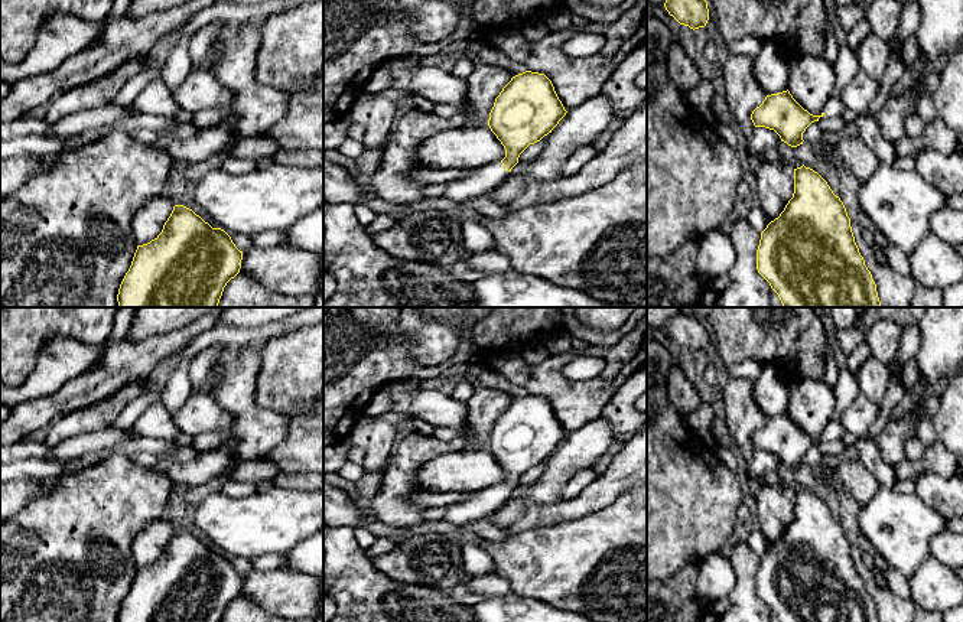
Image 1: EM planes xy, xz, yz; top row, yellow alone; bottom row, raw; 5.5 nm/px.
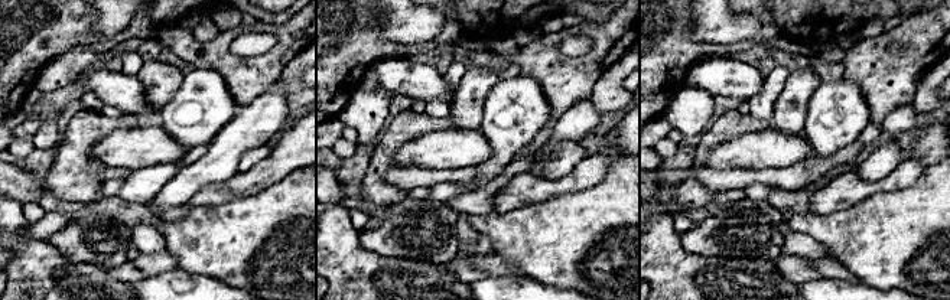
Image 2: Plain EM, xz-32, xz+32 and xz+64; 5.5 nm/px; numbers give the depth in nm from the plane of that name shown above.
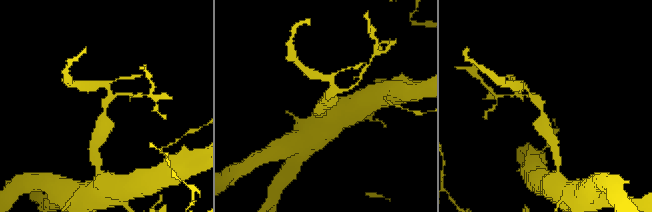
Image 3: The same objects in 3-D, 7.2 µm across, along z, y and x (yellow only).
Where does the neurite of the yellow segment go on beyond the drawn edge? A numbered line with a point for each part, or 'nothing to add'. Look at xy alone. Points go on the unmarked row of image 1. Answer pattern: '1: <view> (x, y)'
nothing to add

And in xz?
1: xz (480, 504)

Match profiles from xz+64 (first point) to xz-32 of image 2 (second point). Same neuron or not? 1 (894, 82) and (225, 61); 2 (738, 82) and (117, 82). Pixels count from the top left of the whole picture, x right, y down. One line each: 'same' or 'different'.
1: same
2: same

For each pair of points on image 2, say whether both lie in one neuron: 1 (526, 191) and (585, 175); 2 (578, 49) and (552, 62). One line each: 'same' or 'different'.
1: same
2: different

